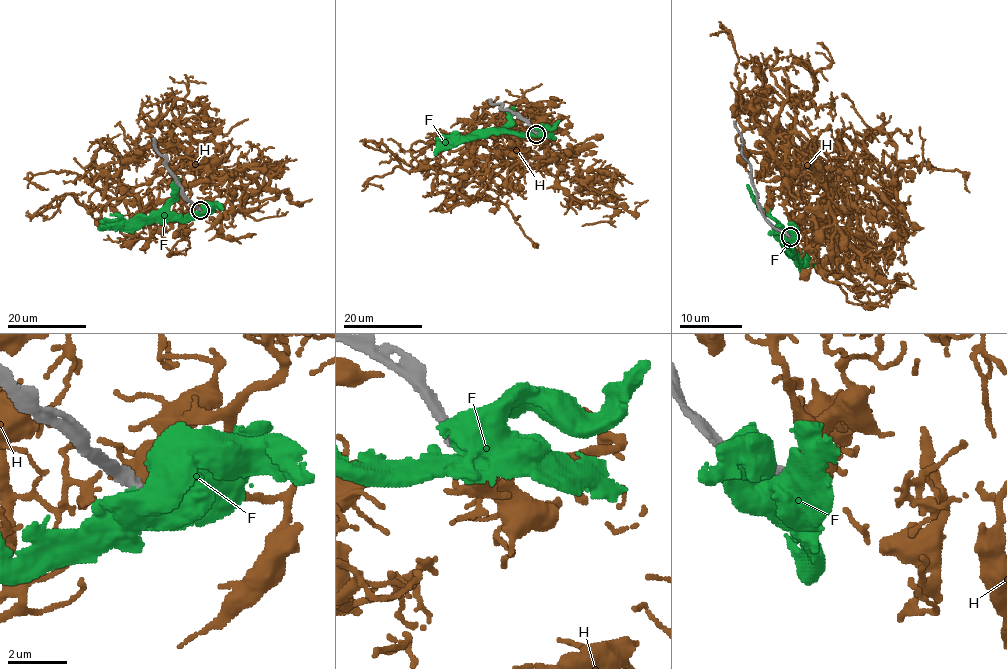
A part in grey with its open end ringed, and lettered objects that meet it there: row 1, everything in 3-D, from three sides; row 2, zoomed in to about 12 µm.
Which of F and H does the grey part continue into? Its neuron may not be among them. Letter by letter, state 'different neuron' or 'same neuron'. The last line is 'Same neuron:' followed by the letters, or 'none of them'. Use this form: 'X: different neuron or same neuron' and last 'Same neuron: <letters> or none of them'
F: different neuron
H: different neuron
Same neuron: none of them

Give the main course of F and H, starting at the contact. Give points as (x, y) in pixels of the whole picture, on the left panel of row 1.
F: (199, 210), (184, 218), (112, 220), (98, 229)
H: (200, 210), (218, 188), (176, 145), (127, 153), (95, 181), (64, 171), (30, 179), (48, 190)

